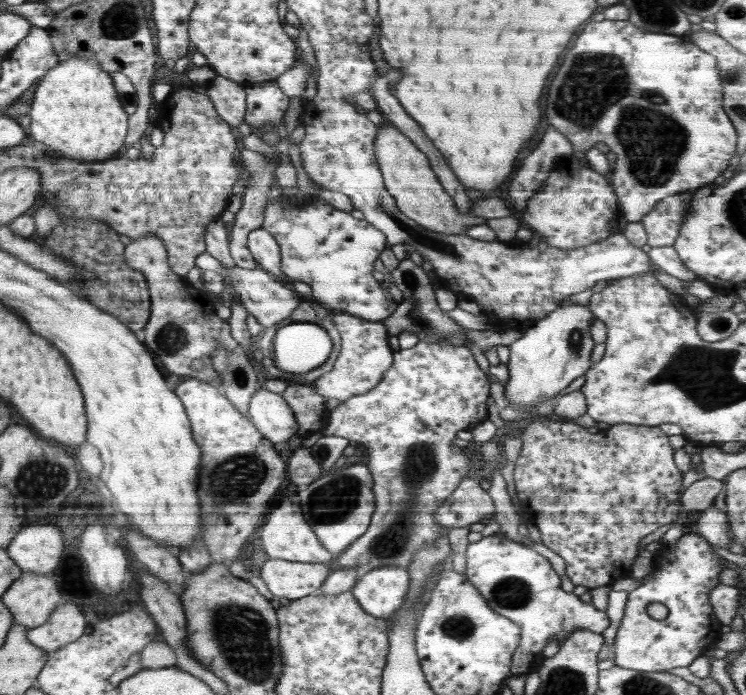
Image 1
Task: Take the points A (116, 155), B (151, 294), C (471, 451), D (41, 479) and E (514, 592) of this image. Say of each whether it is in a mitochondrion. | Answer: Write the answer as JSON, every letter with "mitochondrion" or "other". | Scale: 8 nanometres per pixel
{"A":"other","B":"other","C":"other","D":"mitochondrion","E":"mitochondrion"}

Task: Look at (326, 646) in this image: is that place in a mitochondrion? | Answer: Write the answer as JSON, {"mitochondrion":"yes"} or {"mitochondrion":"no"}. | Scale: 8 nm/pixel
{"mitochondrion":"no"}

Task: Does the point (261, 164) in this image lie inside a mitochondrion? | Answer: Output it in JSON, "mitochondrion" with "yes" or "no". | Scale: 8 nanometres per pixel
{"mitochondrion":"yes"}

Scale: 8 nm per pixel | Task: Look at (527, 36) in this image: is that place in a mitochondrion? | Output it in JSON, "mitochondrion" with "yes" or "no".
{"mitochondrion":"no"}

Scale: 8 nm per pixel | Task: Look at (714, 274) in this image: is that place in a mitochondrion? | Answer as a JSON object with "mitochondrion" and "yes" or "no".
{"mitochondrion":"no"}

